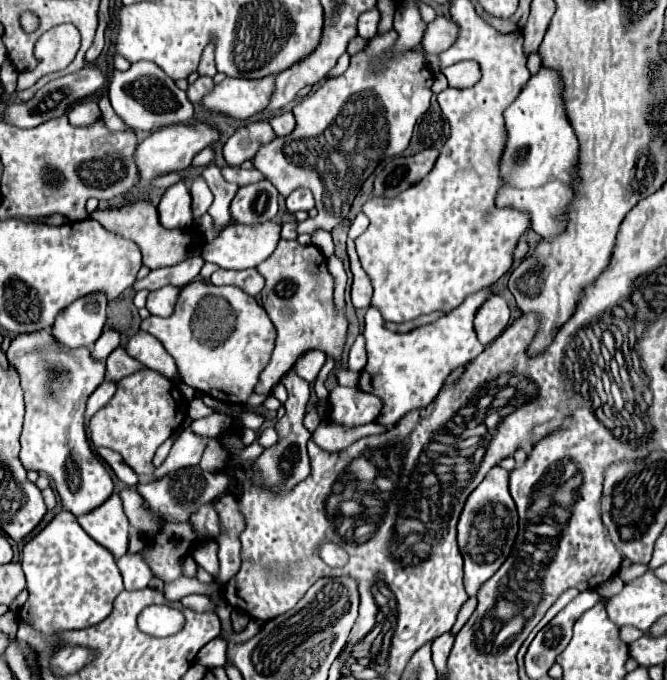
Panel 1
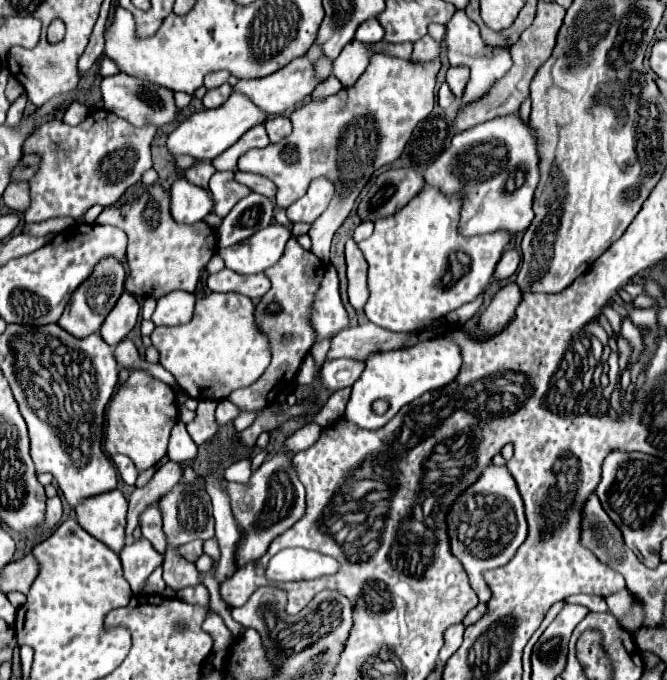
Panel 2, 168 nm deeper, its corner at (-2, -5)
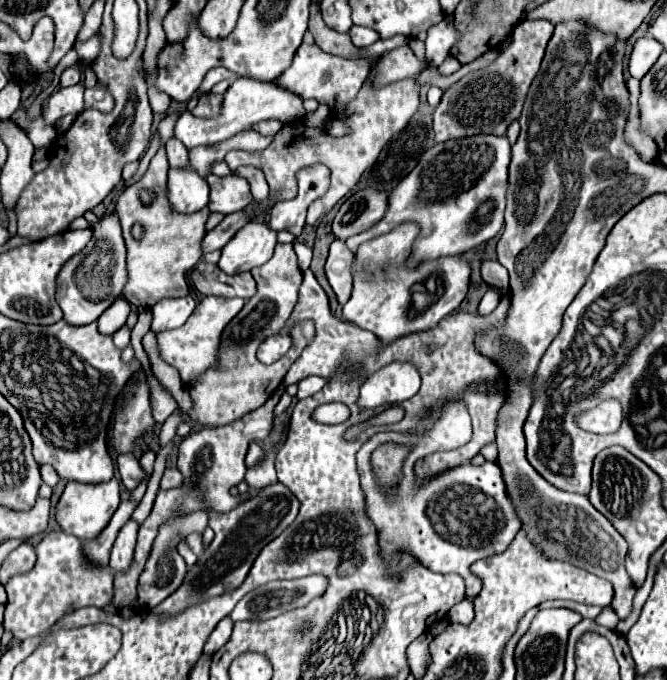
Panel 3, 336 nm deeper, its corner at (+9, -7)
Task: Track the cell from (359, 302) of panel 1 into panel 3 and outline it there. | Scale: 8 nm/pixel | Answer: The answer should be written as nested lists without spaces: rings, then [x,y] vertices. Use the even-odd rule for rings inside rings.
[[[335,240],[329,250],[325,274],[341,306],[351,296],[351,264],[353,264],[353,252],[347,248],[345,240]]]

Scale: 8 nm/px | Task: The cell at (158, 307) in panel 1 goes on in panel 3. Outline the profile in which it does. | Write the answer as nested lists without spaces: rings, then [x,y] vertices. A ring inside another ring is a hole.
[[[191,296],[163,298],[151,308],[151,314],[153,314],[151,330],[161,332],[161,330],[179,328],[181,324],[187,322],[187,318],[193,314],[193,310],[195,310],[195,300]]]

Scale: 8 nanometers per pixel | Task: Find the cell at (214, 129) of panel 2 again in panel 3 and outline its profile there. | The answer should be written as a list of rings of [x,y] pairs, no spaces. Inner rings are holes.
[[[237,78],[225,92],[221,112],[213,118],[197,118],[191,112],[183,112],[175,124],[175,138],[185,144],[185,148],[197,148],[197,146],[213,146],[223,140],[233,138],[239,132],[251,130],[261,120],[281,120],[291,122],[305,116],[303,100],[295,94],[289,94],[287,90],[281,90],[279,86],[273,86],[273,82],[257,82],[253,78]]]

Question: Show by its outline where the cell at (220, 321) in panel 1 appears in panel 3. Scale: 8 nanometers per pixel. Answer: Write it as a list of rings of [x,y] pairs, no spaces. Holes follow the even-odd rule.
[[[205,296],[183,326],[179,326],[177,330],[169,330],[169,332],[157,332],[157,346],[159,346],[161,358],[179,372],[185,386],[193,386],[201,374],[205,374],[211,368],[217,368],[221,332],[241,308],[243,308],[241,298]]]

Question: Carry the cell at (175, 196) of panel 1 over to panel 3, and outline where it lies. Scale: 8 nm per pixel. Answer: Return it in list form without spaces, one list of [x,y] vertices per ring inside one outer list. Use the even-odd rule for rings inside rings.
[[[169,170],[167,198],[175,212],[193,214],[209,204],[209,186],[199,176],[189,170]]]

